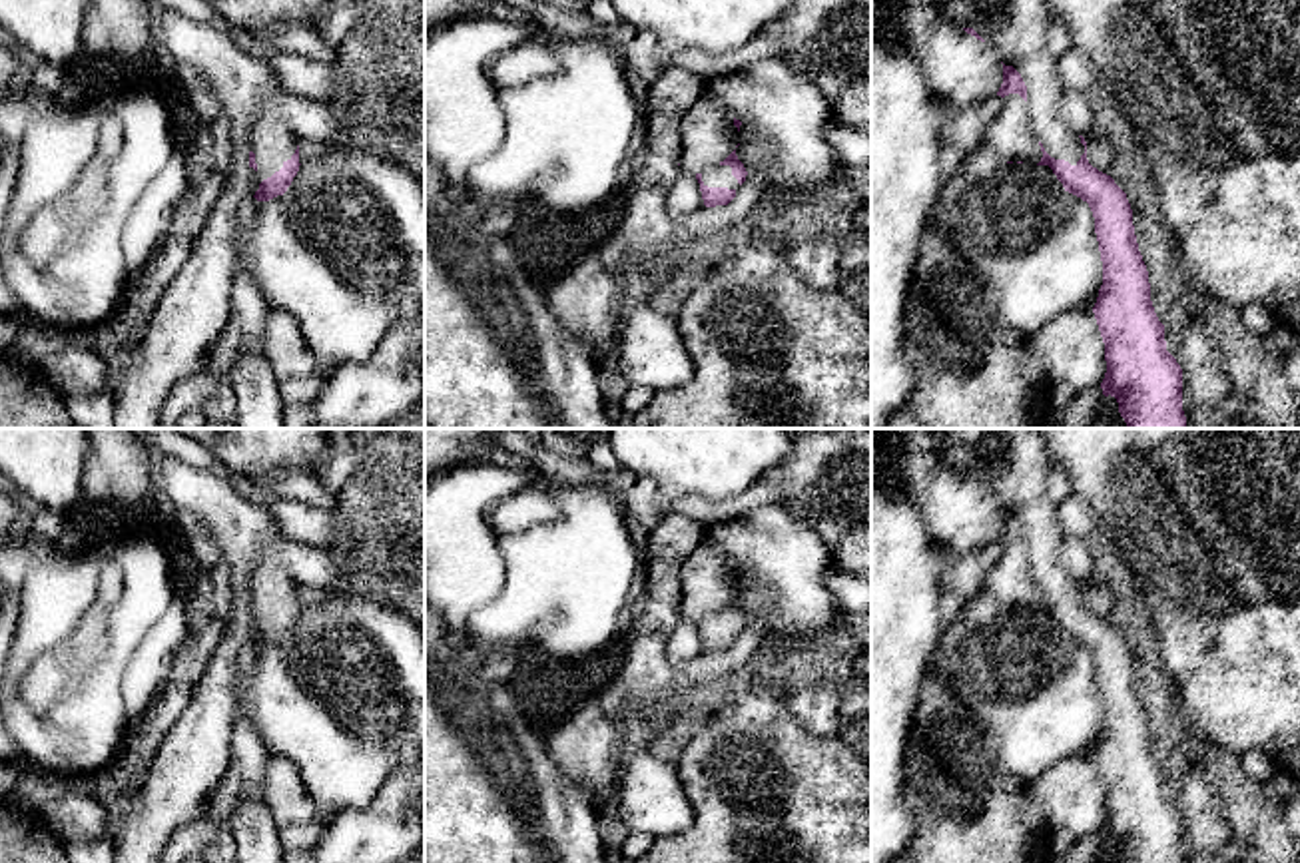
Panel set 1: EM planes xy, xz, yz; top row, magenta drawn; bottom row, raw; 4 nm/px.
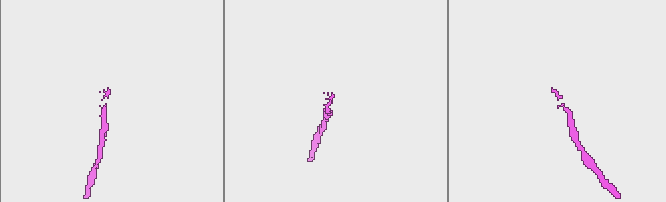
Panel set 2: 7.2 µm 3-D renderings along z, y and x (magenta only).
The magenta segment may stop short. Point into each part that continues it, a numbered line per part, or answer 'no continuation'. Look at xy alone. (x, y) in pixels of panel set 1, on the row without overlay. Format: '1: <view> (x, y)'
1: xy (274, 588)

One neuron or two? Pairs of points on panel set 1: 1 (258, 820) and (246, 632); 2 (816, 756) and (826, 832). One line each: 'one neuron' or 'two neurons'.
1: two neurons
2: one neuron

